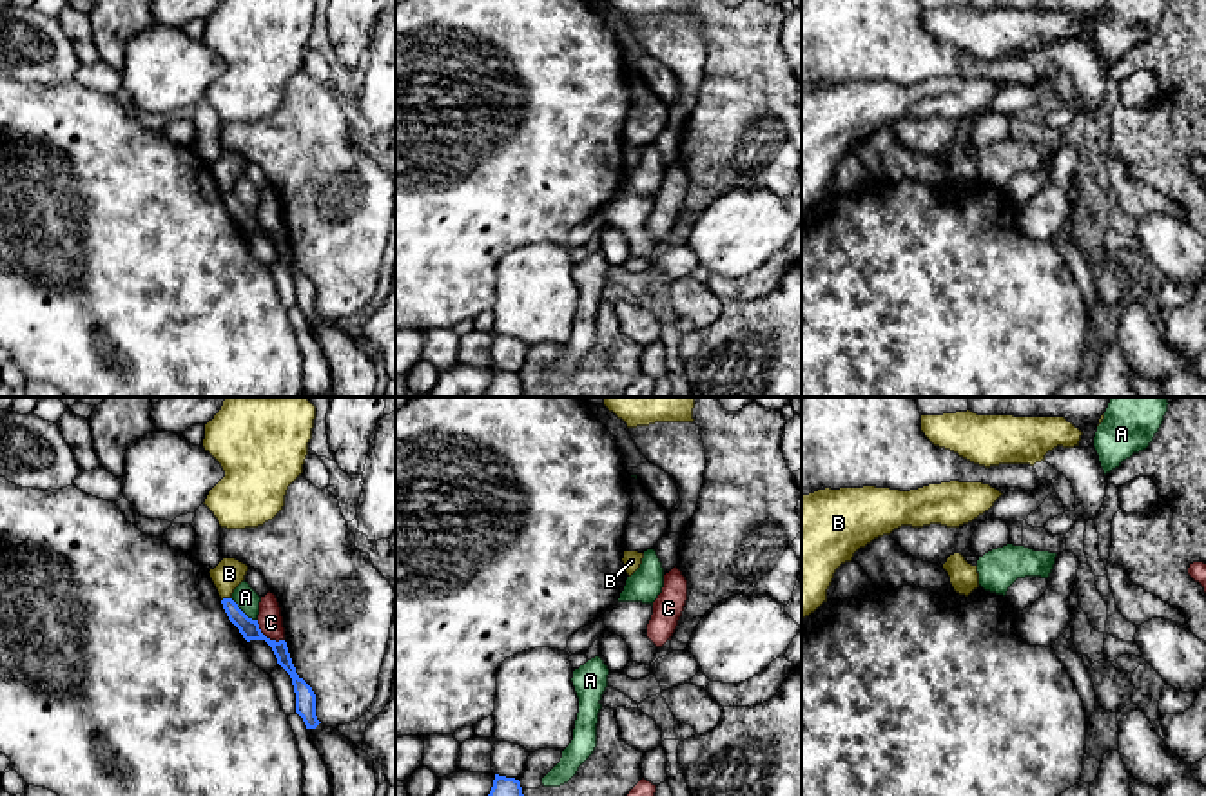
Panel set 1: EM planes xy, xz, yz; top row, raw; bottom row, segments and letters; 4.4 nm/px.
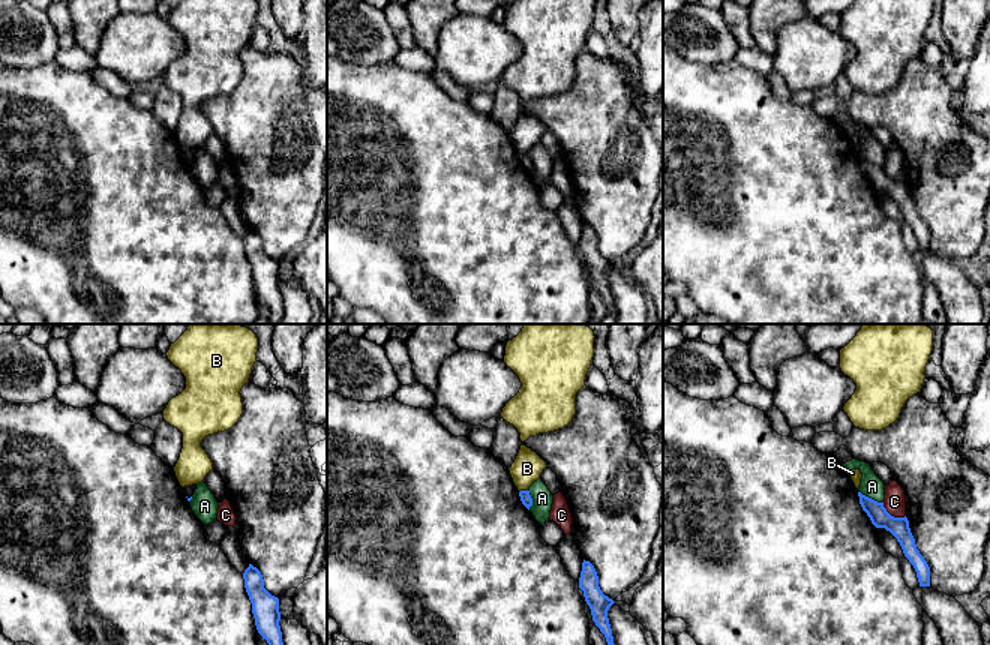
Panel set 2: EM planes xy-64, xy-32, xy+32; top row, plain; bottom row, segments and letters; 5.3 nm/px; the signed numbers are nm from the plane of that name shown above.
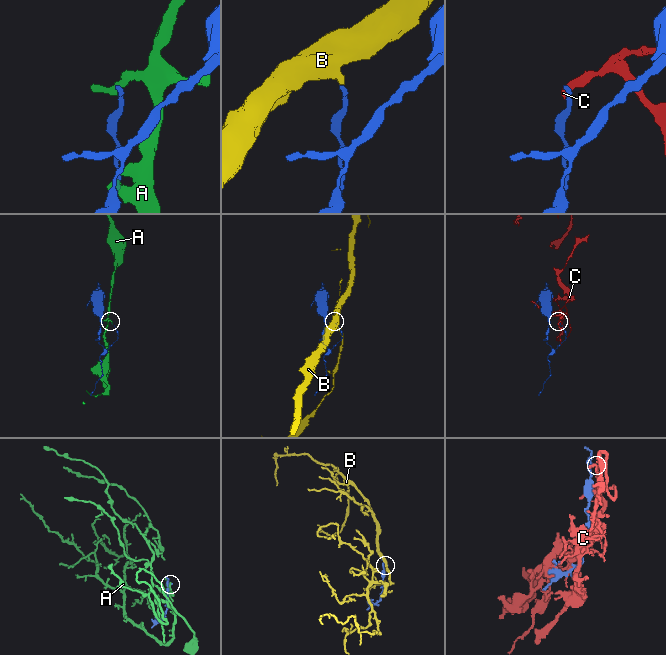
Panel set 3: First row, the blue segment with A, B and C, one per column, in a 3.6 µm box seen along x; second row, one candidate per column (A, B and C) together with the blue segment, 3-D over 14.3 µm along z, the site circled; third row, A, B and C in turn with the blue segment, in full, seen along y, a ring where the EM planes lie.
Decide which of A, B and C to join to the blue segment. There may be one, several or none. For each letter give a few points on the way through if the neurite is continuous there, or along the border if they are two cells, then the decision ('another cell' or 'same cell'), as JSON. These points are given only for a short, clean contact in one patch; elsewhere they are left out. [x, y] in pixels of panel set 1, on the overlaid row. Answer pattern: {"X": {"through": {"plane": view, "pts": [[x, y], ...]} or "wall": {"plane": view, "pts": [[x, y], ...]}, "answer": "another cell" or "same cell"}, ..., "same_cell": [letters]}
{"A": {"answer": "another cell"}, "B": {"wall": {"plane": "xy", "pts": [[231, 597], [222, 601]]}, "answer": "another cell"}, "C": {"wall": {"plane": "xy", "pts": [[256, 621], [267, 637], [283, 640]]}, "answer": "another cell"}, "same_cell": []}

